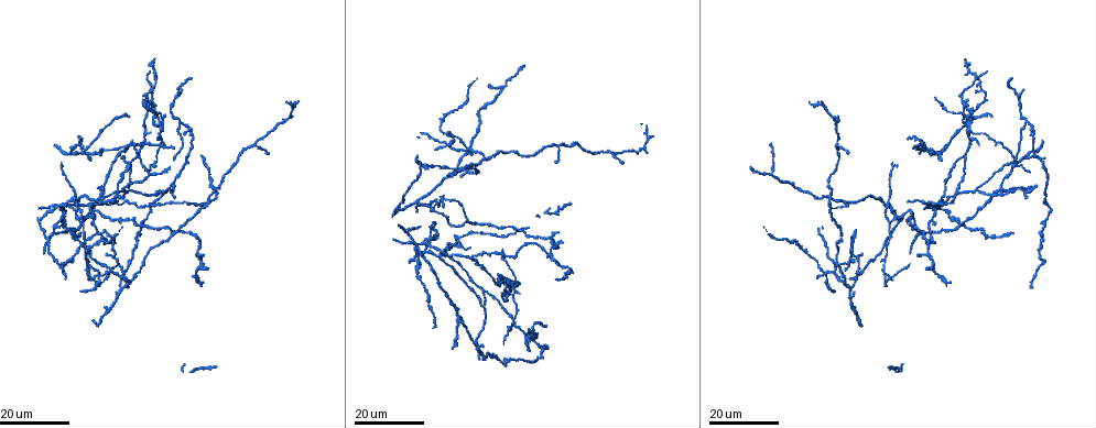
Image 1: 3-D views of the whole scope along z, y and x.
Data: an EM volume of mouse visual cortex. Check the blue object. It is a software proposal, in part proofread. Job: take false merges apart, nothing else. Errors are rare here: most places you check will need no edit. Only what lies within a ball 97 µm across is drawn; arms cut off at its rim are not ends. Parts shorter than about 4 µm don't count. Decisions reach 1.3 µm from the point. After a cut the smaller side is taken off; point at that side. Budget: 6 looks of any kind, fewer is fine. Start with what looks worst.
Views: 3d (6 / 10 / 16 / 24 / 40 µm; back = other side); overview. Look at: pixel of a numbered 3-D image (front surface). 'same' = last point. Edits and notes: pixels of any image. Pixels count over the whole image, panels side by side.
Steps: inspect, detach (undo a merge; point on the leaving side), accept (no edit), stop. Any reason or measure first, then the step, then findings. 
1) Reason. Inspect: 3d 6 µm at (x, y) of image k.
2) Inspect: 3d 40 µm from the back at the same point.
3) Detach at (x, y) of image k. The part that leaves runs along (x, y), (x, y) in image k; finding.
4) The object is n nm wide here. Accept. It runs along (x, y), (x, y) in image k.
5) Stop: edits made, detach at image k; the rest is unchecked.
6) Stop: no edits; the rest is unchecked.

Three arms meet. Inspect: 3d 24 µm at (83, 222) of image 1.

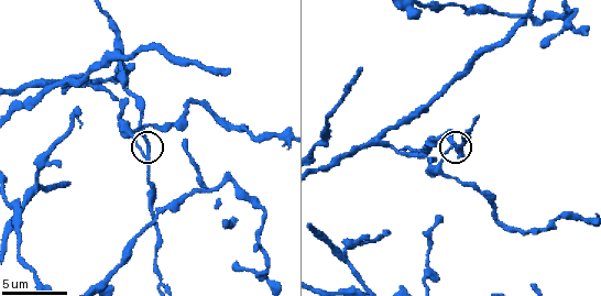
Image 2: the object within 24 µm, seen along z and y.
Inspect: 3d 10 µm at (146, 143) of image 2.

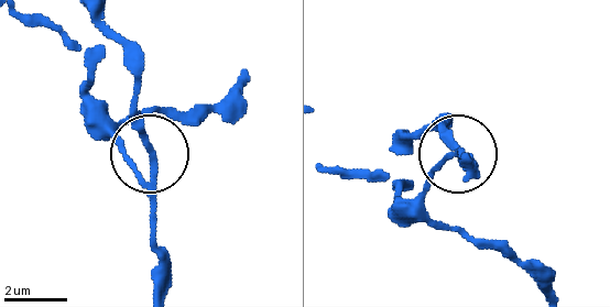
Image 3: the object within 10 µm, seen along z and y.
3 arms meet here. Detach at (155, 234) of image 3. The part that leaves runs along (153, 188), (161, 287) in image 3; two neurons meet here.

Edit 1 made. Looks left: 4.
See it whole again. Inspect: overview.

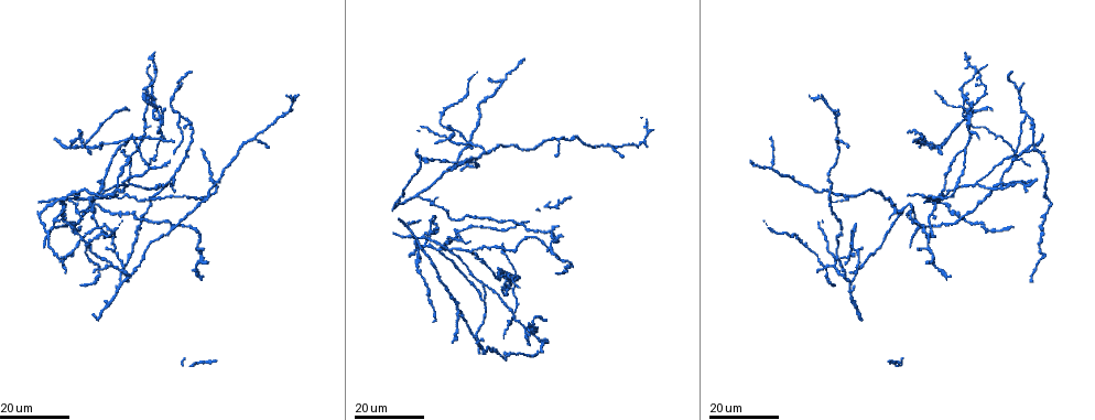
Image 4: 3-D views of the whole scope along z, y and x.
Small branch off a trunk. Inspect: 3d 16 µm at (830, 203) of image 4.

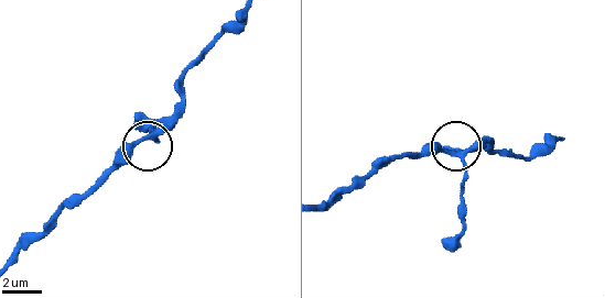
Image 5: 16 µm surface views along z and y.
Inspect: 3d 6 µm at (151, 141) of image 5.

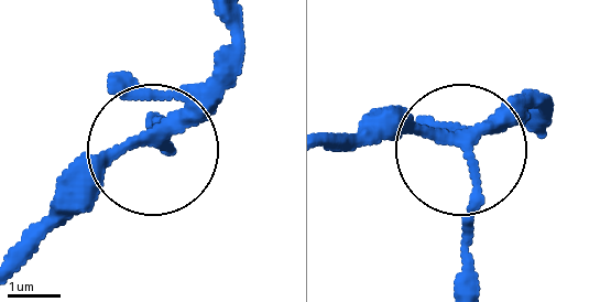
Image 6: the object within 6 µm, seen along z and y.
Inspect: 3d 6 µm from the back at (468, 154) of image 6.

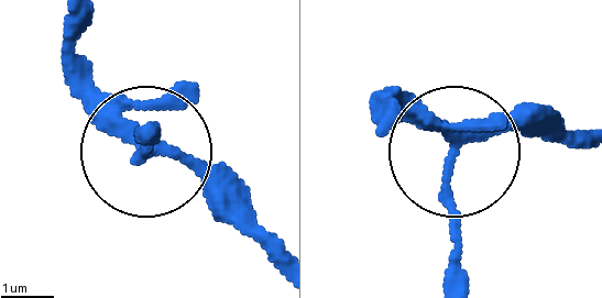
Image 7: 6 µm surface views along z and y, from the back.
4 arms meet here. Accept. All the same neuron.

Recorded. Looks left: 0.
Stop: edits made, detach at image 3; the rest is unchecked.

